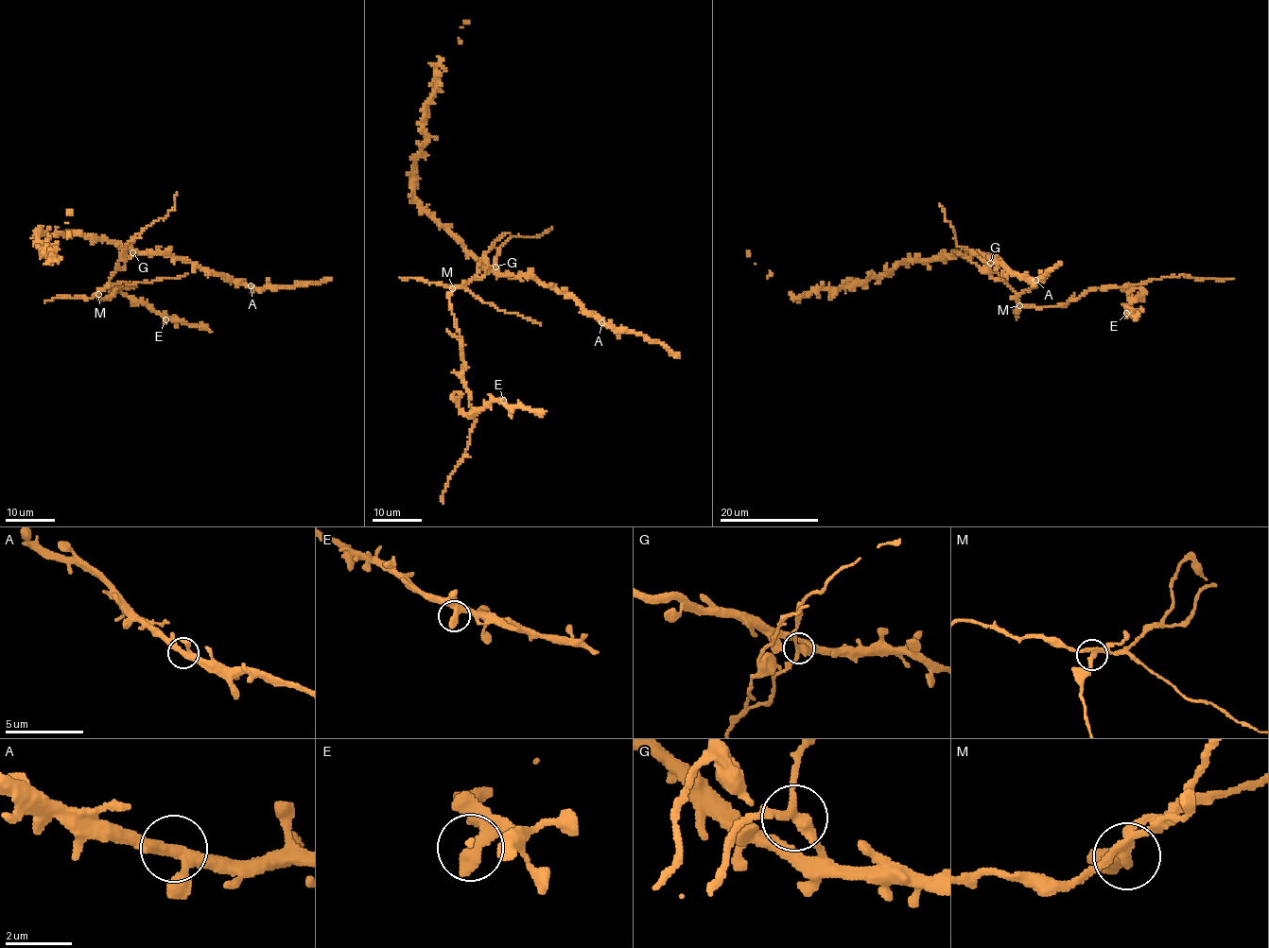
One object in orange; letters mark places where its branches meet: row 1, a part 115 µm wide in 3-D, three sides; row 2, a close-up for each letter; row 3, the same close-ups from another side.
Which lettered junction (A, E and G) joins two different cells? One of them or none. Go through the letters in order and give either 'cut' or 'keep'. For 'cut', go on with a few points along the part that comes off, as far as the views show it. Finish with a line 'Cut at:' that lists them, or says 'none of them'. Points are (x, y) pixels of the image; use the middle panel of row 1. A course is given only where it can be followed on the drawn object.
A: keep
E: keep
G: cut; foreign part runs (495, 267), (451, 290), (461, 337), (461, 376), (474, 423), (466, 455), (443, 495), (443, 504)
Cut at: G

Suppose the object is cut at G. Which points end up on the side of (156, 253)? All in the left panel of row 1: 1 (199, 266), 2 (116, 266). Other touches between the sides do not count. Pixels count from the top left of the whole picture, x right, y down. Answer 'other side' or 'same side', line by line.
1: same side
2: other side

